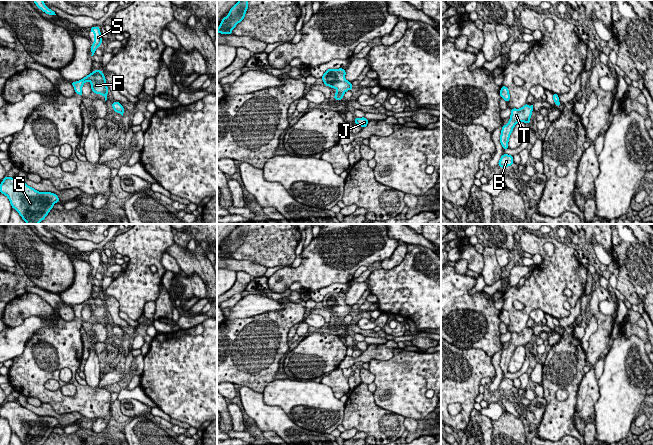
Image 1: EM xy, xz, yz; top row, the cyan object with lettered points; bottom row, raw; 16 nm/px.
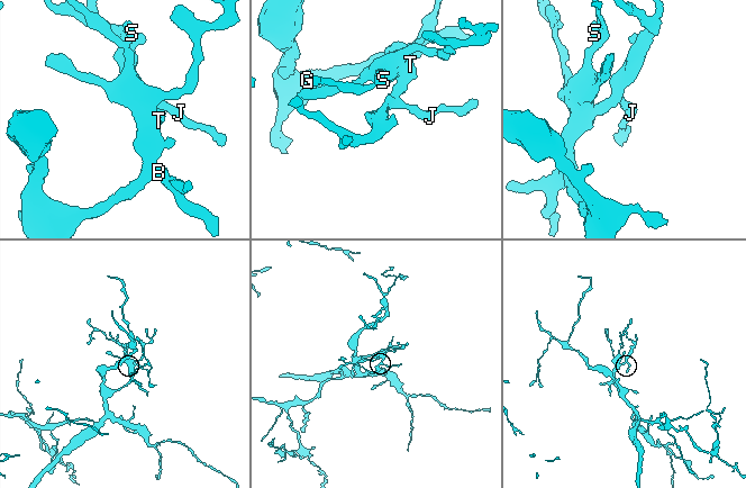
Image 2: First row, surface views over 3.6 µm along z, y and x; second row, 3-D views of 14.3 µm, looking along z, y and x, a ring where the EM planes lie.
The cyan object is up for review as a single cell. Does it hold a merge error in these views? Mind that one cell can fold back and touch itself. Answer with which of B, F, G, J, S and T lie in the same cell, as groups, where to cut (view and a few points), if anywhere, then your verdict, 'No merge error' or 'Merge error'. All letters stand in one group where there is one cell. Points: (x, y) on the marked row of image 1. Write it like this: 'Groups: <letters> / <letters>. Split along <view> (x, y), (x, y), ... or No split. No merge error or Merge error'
Groups: B F G J S T. No split. No merge error

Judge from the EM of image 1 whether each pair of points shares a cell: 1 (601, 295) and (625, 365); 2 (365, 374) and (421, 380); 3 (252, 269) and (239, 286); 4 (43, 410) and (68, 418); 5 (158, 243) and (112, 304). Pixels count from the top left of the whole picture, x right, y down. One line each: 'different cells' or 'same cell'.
1: different cells
2: different cells
3: different cells
4: same cell
5: different cells

